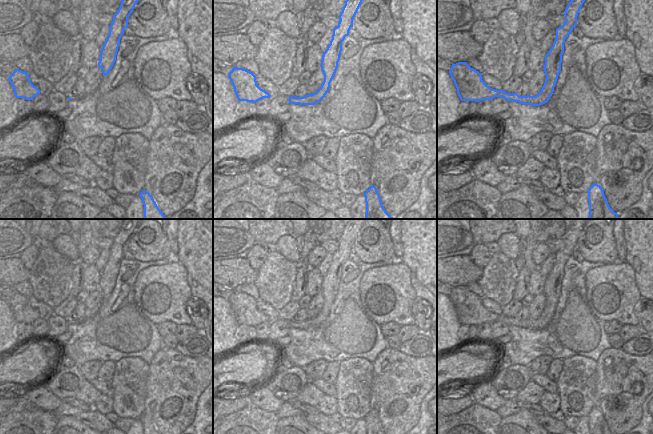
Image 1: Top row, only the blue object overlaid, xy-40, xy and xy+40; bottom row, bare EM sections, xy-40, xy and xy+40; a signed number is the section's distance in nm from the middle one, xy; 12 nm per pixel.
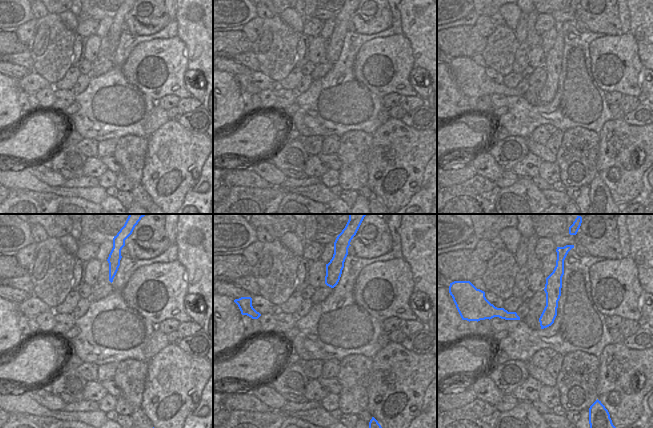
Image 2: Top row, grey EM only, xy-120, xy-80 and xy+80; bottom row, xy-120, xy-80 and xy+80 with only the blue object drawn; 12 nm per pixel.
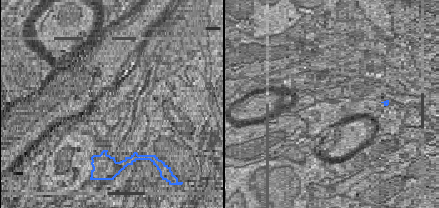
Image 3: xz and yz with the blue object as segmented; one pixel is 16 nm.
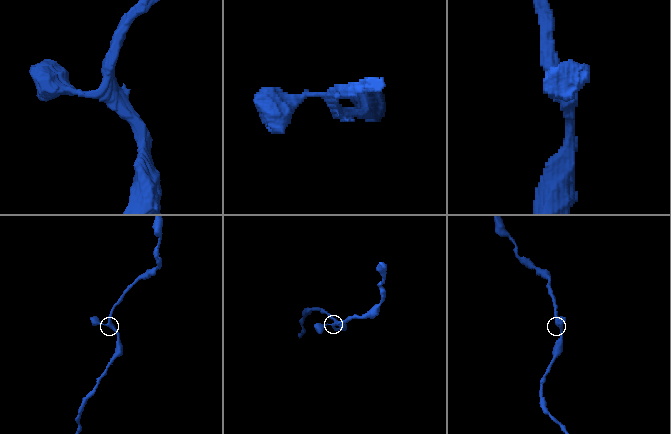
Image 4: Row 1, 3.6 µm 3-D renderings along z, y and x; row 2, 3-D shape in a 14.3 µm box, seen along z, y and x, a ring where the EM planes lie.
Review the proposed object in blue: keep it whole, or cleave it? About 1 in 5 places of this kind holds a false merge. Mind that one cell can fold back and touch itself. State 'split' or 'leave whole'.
leave whole

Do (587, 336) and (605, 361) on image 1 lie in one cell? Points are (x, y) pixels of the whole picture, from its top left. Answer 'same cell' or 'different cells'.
different cells

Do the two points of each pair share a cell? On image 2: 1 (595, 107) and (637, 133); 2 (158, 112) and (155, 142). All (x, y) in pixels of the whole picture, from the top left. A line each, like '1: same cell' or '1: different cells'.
1: different cells
2: different cells

